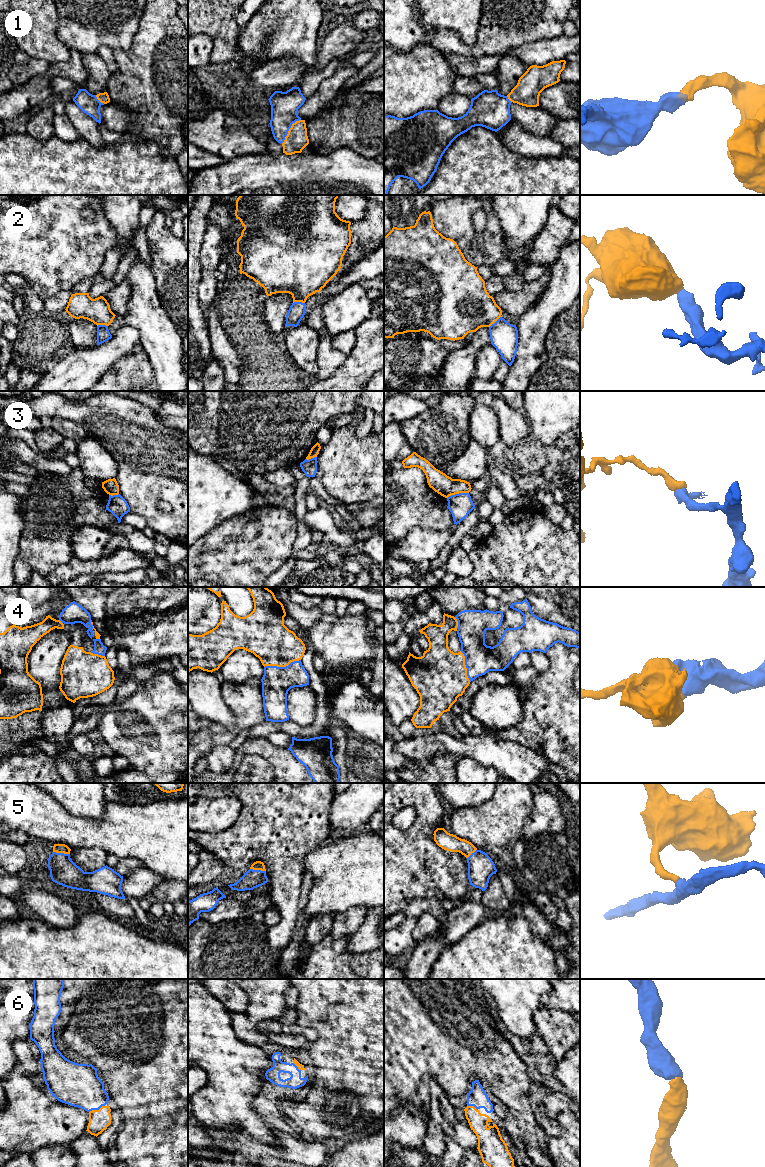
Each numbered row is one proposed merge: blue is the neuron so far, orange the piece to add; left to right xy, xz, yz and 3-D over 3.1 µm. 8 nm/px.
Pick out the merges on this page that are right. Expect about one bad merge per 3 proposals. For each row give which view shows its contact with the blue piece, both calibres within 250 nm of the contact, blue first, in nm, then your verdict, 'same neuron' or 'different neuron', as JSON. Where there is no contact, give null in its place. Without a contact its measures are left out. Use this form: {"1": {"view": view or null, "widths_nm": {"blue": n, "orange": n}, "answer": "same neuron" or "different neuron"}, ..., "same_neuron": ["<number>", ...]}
{"1": {"view": "xz", "widths_nm": {"blue": 220, "orange": 180}, "answer": "same neuron"}, "2": {"view": "xz", "widths_nm": {"blue": 140, "orange": 400}, "answer": "same neuron"}, "3": {"view": "yz", "widths_nm": {"blue": 190, "orange": 160}, "answer": "different neuron"}, "4": {"view": "xz", "widths_nm": {"blue": 240, "orange": 340}, "answer": "same neuron"}, "5": {"view": "xy", "widths_nm": {"blue": 220, "orange": 80}, "answer": "same neuron"}, "6": {"view": "xy", "widths_nm": {"blue": 340, "orange": 170}, "answer": "same neuron"}, "same_neuron": ["1", "2", "4", "5", "6"]}

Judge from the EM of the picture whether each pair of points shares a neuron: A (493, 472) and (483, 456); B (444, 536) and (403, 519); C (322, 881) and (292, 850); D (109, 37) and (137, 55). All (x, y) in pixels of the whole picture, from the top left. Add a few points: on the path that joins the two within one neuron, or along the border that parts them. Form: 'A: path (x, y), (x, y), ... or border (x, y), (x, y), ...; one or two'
A: path (490, 468), (490, 464), (486, 460); one
B: border (444, 529), (437, 530), (415, 526), (401, 540); two
C: border (319, 844), (303, 859), (303, 871); two
D: border (138, 28), (132, 43), (126, 49), (113, 50); two

